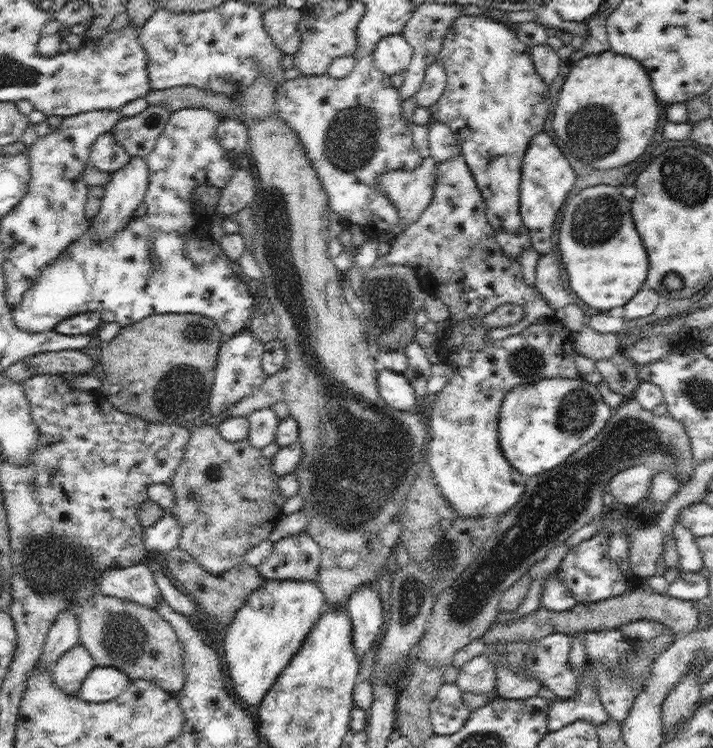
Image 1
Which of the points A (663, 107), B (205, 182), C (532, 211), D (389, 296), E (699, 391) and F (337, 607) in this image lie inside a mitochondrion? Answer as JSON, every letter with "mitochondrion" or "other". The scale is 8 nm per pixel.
{"A":"other","B":"other","C":"other","D":"mitochondrion","E":"mitochondrion","F":"other"}

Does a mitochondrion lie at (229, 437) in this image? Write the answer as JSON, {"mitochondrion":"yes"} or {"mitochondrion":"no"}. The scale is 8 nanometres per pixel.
{"mitochondrion":"no"}

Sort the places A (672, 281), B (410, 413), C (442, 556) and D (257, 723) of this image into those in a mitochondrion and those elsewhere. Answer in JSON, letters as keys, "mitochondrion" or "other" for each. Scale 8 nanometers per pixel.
{"A":"mitochondrion","B":"other","C":"mitochondrion","D":"other"}

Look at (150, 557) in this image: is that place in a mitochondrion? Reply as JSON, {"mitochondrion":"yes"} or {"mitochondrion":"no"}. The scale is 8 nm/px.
{"mitochondrion":"no"}

